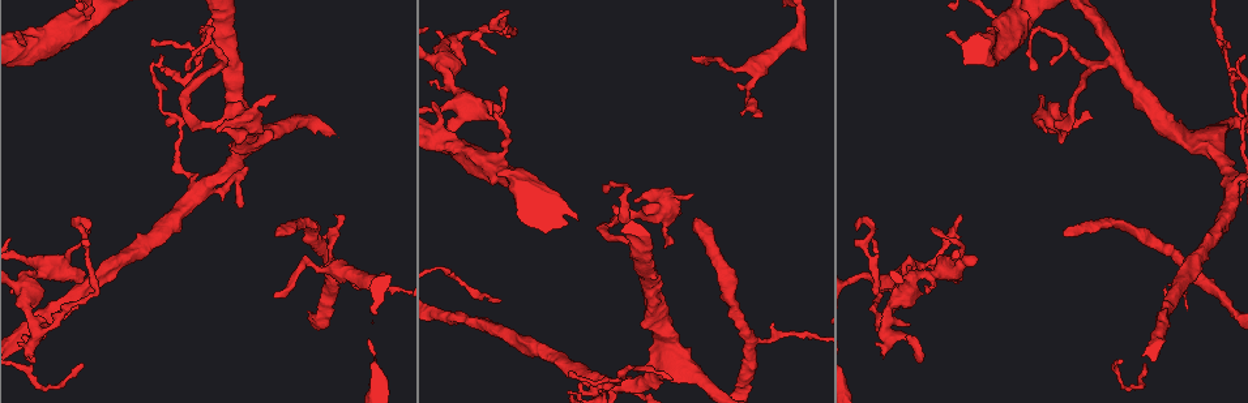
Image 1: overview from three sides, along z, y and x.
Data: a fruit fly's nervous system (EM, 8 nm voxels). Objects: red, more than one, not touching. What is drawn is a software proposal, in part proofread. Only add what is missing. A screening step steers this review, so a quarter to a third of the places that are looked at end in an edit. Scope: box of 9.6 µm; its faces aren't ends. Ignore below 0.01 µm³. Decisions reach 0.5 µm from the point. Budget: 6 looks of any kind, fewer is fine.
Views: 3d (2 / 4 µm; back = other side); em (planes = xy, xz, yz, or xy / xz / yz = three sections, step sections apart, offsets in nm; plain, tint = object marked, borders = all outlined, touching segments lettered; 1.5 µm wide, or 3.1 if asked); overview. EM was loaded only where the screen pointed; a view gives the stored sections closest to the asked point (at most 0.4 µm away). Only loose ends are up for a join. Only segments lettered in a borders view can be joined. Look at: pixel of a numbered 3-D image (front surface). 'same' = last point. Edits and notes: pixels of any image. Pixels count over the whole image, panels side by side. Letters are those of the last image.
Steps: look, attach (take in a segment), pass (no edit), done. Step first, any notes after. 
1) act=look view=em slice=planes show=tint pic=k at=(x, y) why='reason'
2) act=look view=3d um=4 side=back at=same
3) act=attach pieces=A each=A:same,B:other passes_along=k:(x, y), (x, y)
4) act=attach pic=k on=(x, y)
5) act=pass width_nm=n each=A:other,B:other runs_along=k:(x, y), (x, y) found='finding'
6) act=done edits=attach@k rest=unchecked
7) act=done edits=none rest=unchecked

act=look view=em slice=yz step=4 show=borders pic=1 at=(439, 30) why='free end'

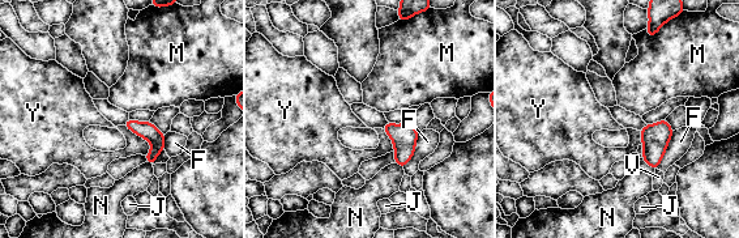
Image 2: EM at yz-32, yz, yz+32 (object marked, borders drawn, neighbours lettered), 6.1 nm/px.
act=attach pic=2 on=(637, 183) longest_contact=F:260nm each=F:other,J:other,M:other,N:same,V:other,Y:other found='it goes on there'

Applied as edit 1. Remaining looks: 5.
act=look view=3d um=4 pic=1 at=(336, 216) why='branch stops here'

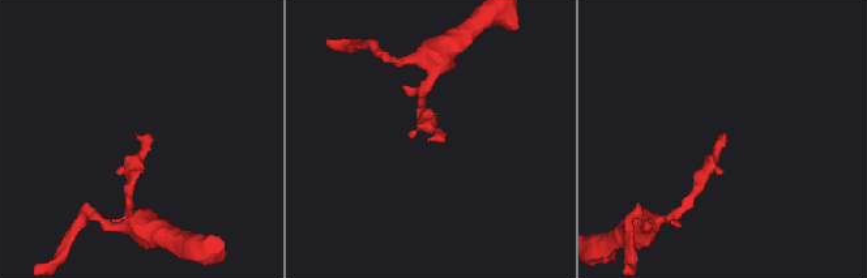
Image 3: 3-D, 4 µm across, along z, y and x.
act=look view=em slice=planes show=borders pic=3 at=(429, 141)

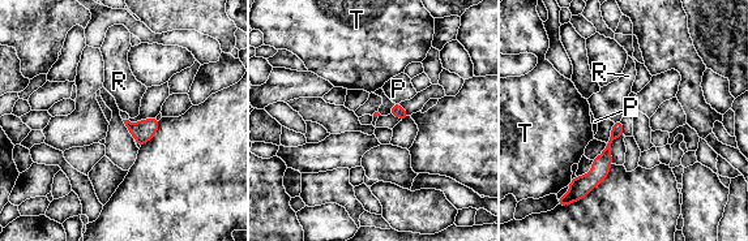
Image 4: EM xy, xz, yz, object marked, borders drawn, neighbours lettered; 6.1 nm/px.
act=pass longest_contact=R:80nm each=P:other,R:other,T:other found='no lettered segment goes on from it'

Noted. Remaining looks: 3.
act=look view=em slice=xy step=8 show=tint pic=1 at=(274, 295) why='free end'

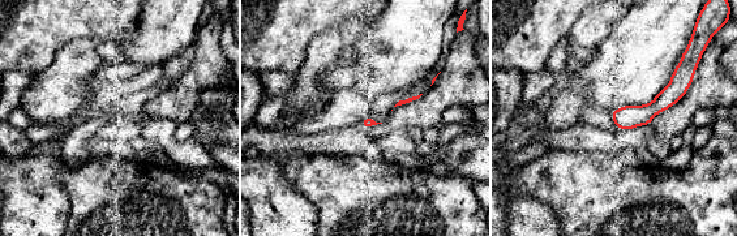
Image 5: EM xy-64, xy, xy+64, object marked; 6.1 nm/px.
act=look view=em slice=planes show=borders at=same

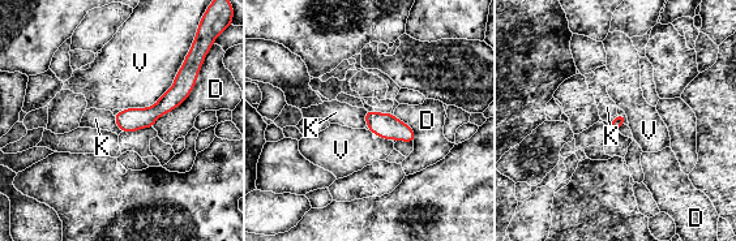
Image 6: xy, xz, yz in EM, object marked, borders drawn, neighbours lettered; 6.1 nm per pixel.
act=attach pic=6 on=(95, 119) longest_contact=V:500nm each=D:other,K:same,V:other found='the cell continues'

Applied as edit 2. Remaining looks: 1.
act=done edits=attach@2,attach@6 rest=unchecked

